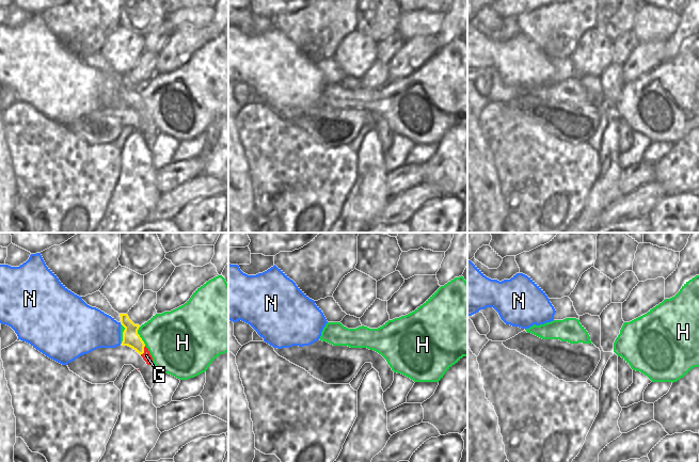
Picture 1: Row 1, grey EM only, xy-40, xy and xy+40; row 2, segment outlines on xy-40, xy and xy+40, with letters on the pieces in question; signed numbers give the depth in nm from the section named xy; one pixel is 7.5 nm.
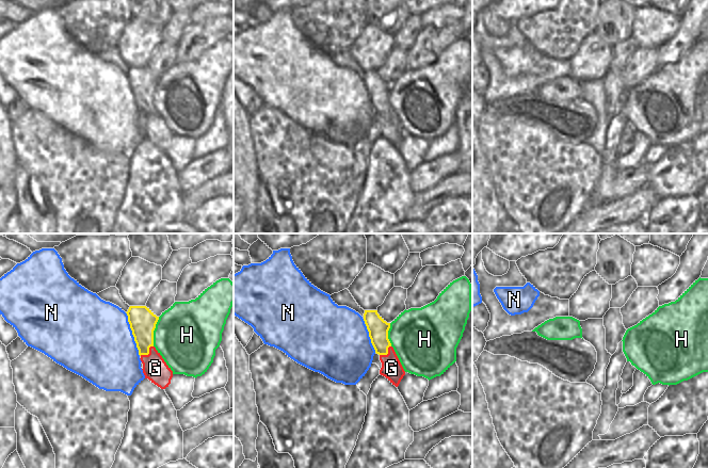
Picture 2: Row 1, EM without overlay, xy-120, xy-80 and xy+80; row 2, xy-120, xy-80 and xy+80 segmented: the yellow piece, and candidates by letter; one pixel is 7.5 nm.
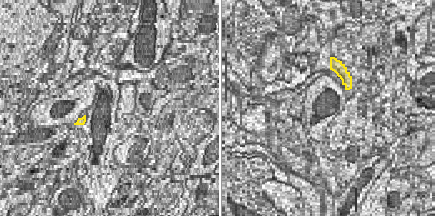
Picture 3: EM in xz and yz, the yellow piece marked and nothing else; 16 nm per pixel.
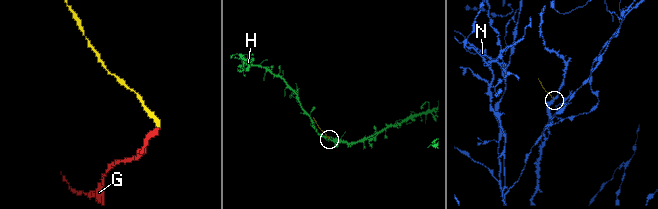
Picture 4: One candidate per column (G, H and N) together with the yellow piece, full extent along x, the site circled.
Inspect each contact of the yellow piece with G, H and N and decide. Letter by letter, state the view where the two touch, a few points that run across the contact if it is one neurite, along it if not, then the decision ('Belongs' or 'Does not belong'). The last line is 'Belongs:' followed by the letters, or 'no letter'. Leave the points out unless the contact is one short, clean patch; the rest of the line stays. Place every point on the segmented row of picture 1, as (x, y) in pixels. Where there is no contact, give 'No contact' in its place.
G: Touches yellow in xy-40. Line: xy-40 (145, 346), (144, 351), (140, 354). Does not belong
H: Touches yellow in xy-40. Does not belong
N: Touches yellow in xy-40. Line: xy-40 (120, 322), (122, 324). Does not belong
Belongs: no letter

